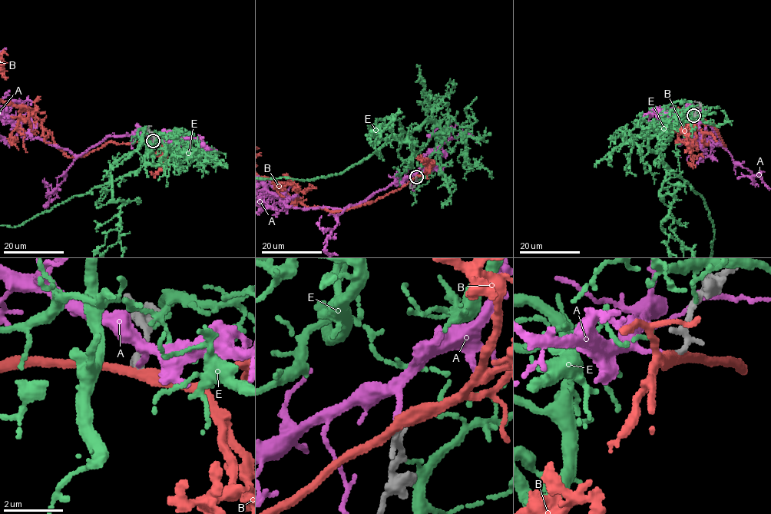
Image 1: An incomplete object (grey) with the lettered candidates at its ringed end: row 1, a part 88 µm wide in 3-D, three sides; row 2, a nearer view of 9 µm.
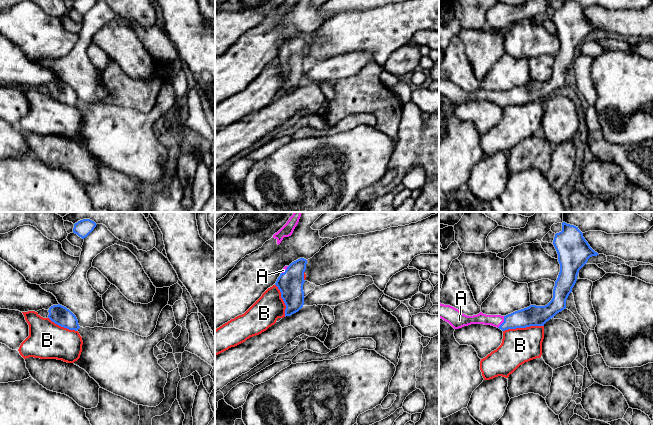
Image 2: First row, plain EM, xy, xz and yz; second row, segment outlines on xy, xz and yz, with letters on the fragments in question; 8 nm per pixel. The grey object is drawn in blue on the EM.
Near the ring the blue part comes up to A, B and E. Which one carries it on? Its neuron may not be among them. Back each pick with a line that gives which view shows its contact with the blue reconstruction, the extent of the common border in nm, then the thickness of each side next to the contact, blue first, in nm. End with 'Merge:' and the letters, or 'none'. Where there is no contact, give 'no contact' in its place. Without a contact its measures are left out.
A: yz | 110 nm | 160/100 nm
Merge: A

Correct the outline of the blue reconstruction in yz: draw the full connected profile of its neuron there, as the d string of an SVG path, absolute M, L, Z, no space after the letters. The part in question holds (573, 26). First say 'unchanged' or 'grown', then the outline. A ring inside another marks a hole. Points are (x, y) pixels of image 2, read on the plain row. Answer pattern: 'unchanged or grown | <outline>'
grown | M562 0L562 7L555 10L553 21L558 30L560 48L553 65L553 74L545 82L530 81L506 92L477 91L467 92L458 85L439 78L439 94L448 98L454 105L471 100L491 101L502 107L530 102L544 102L557 89L566 85L566 76L572 68L579 46L592 32L599 31L583 13L578 3Z

